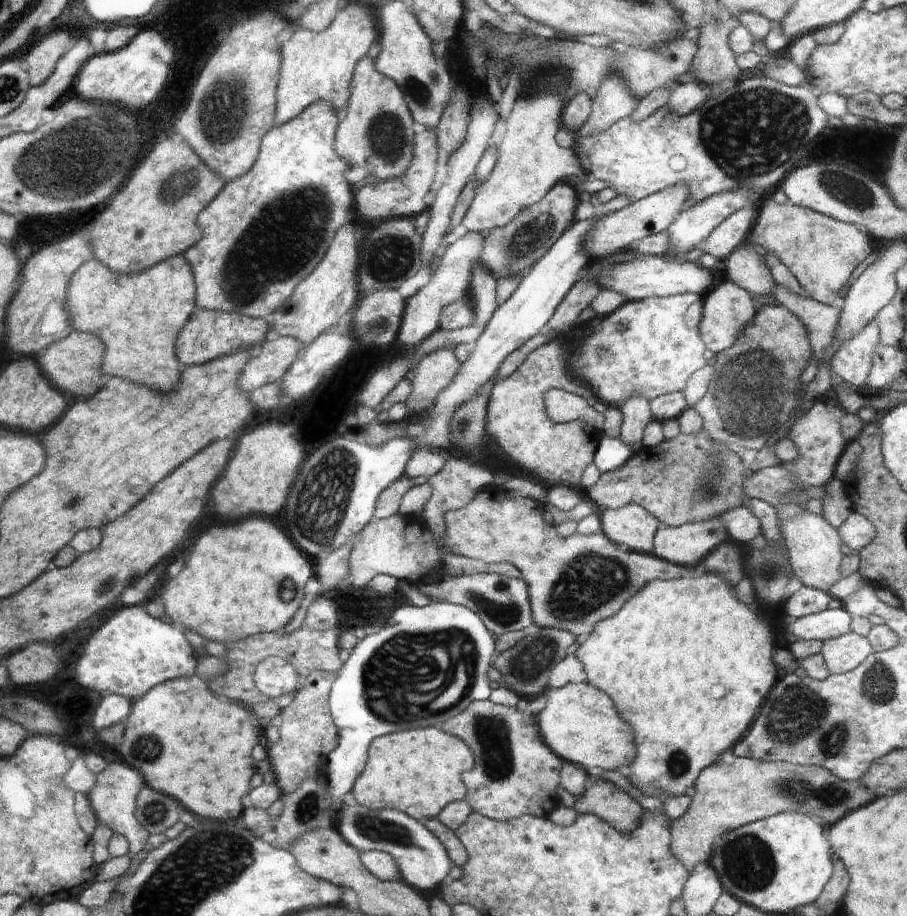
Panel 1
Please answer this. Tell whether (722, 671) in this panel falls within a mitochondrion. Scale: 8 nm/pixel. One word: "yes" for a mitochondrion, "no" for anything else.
no

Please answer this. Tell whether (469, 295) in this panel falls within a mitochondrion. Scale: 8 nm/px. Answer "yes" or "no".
no

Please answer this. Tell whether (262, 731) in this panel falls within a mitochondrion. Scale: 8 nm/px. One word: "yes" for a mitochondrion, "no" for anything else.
no

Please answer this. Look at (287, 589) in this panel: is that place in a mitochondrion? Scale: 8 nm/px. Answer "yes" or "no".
yes

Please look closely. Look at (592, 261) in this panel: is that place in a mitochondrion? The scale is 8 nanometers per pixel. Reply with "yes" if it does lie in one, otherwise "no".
no

